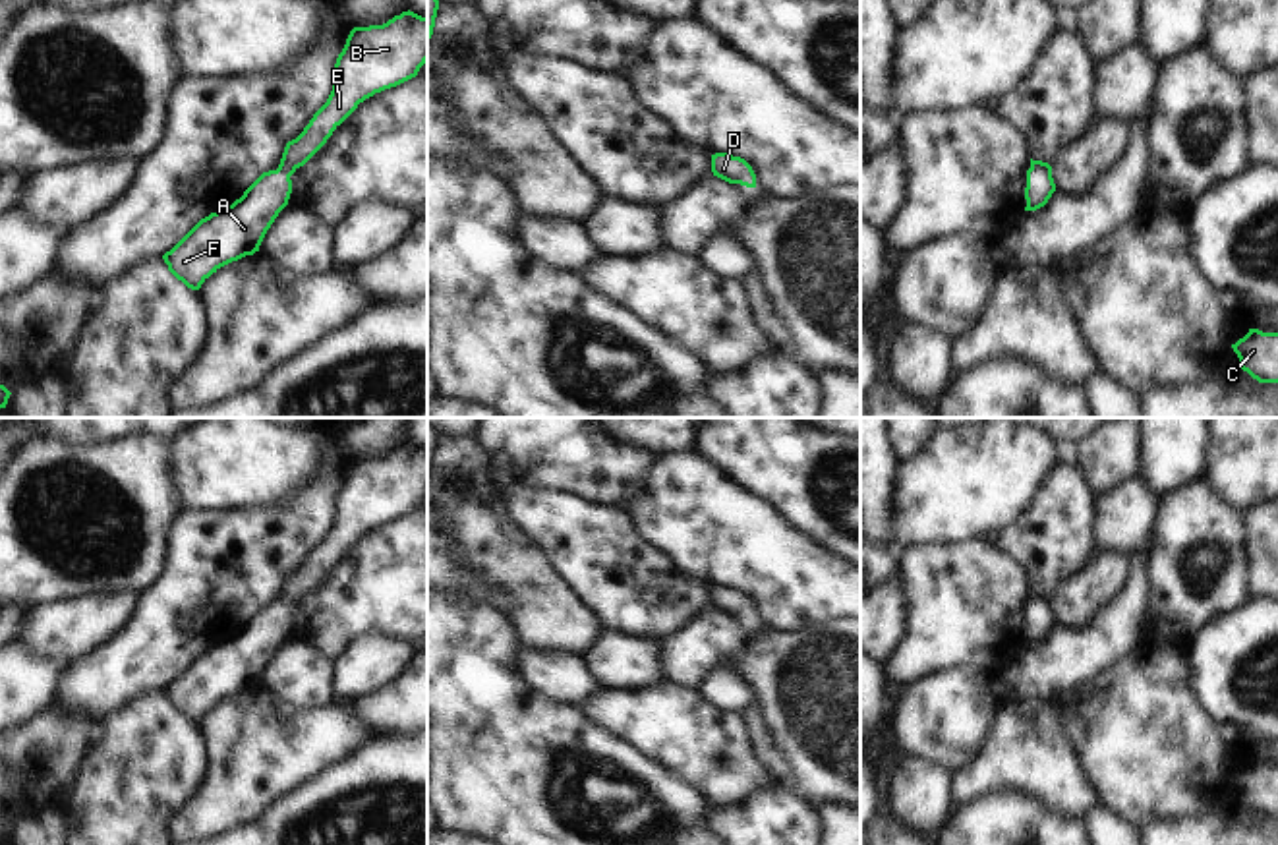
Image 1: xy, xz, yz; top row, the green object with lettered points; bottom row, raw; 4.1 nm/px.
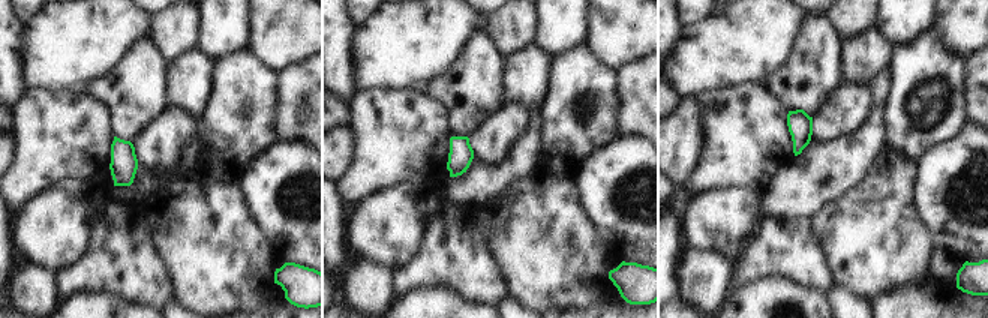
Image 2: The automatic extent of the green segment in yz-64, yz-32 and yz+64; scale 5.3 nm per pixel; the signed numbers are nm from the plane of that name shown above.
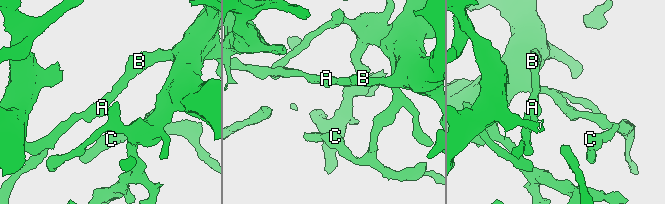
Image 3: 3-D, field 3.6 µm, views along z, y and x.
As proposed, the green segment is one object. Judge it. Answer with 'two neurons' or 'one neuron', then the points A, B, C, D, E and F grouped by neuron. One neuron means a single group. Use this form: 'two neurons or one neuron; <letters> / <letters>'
one neuron; A B C D E F

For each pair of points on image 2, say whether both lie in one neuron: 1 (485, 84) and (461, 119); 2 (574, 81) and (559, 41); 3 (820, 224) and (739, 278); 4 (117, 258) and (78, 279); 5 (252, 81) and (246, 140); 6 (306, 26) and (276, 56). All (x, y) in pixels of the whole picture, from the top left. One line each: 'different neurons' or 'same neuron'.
1: same neuron
2: different neurons
3: different neurons
4: same neuron
5: same neuron
6: same neuron

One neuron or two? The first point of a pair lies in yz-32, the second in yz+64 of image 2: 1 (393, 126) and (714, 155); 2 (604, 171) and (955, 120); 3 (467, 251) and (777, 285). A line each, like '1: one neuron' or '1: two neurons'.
1: one neuron
2: two neurons
3: two neurons

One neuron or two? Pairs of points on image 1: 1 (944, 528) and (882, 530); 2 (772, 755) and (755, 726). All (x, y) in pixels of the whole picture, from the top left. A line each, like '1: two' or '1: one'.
1: two
2: one

